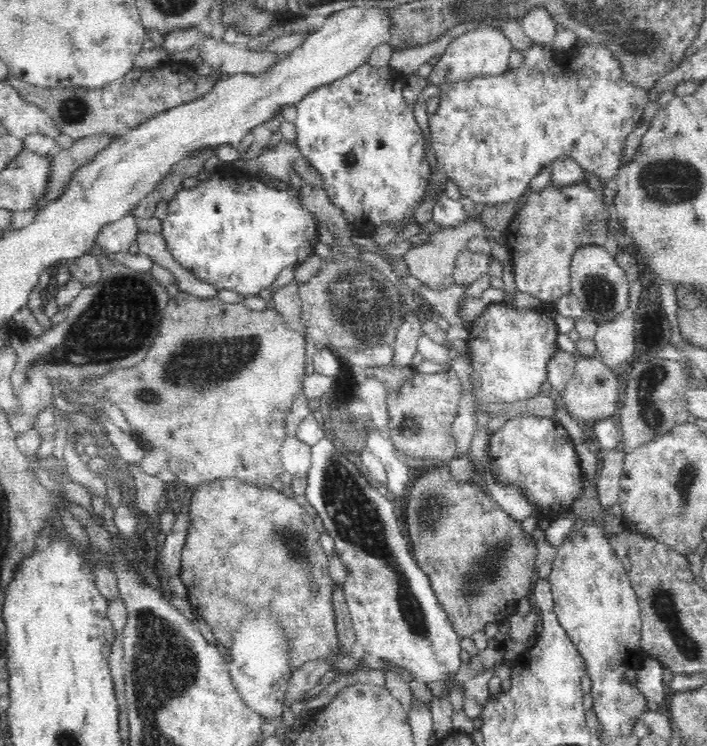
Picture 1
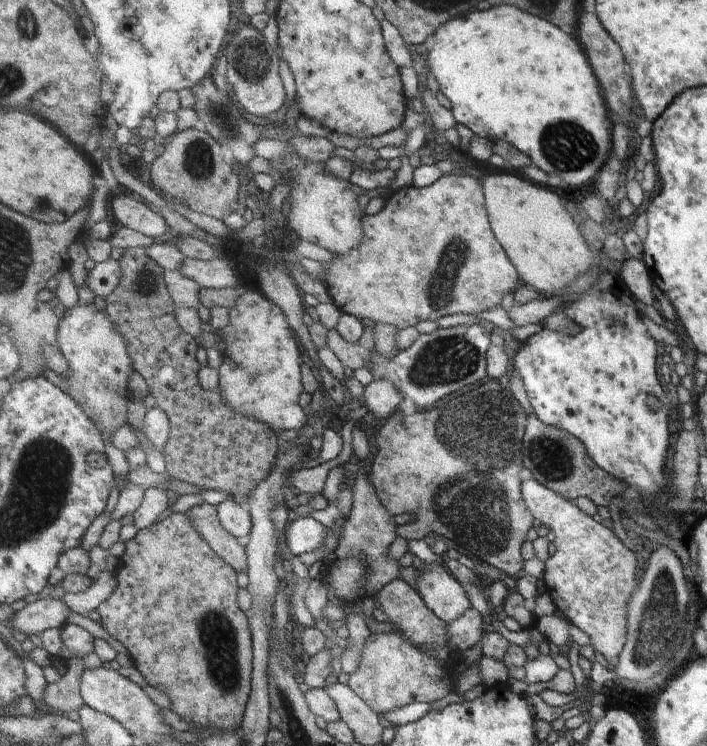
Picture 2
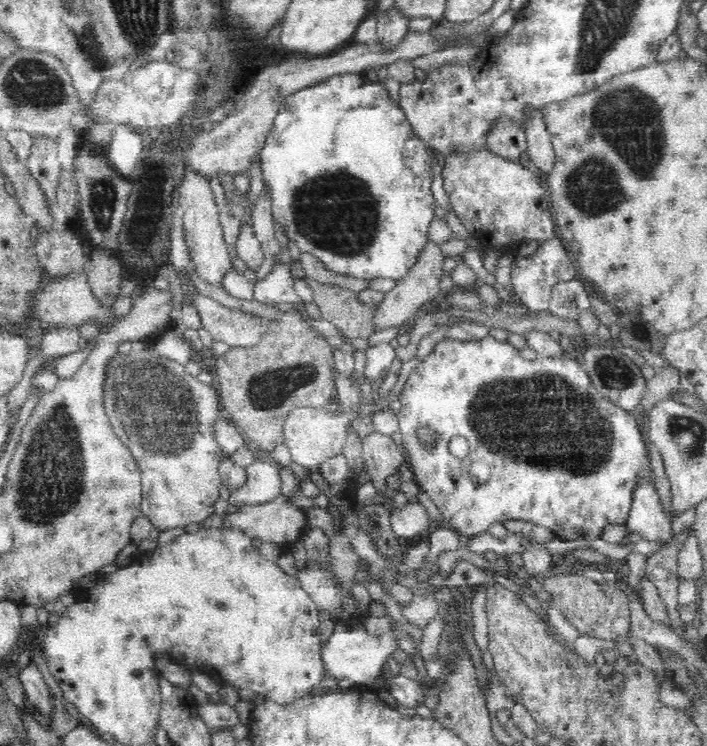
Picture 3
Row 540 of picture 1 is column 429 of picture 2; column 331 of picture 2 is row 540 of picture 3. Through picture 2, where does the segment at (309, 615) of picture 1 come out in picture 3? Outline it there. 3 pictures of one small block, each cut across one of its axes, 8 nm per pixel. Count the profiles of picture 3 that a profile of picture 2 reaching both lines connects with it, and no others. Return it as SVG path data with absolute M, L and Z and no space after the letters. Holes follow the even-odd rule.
M279 495L264 504L239 505L234 514L228 514L223 519L224 527L242 530L248 536L259 537L264 542L275 542L285 549L285 556L289 556L291 547L301 538L305 528L309 526L308 515L296 509L284 495Z

